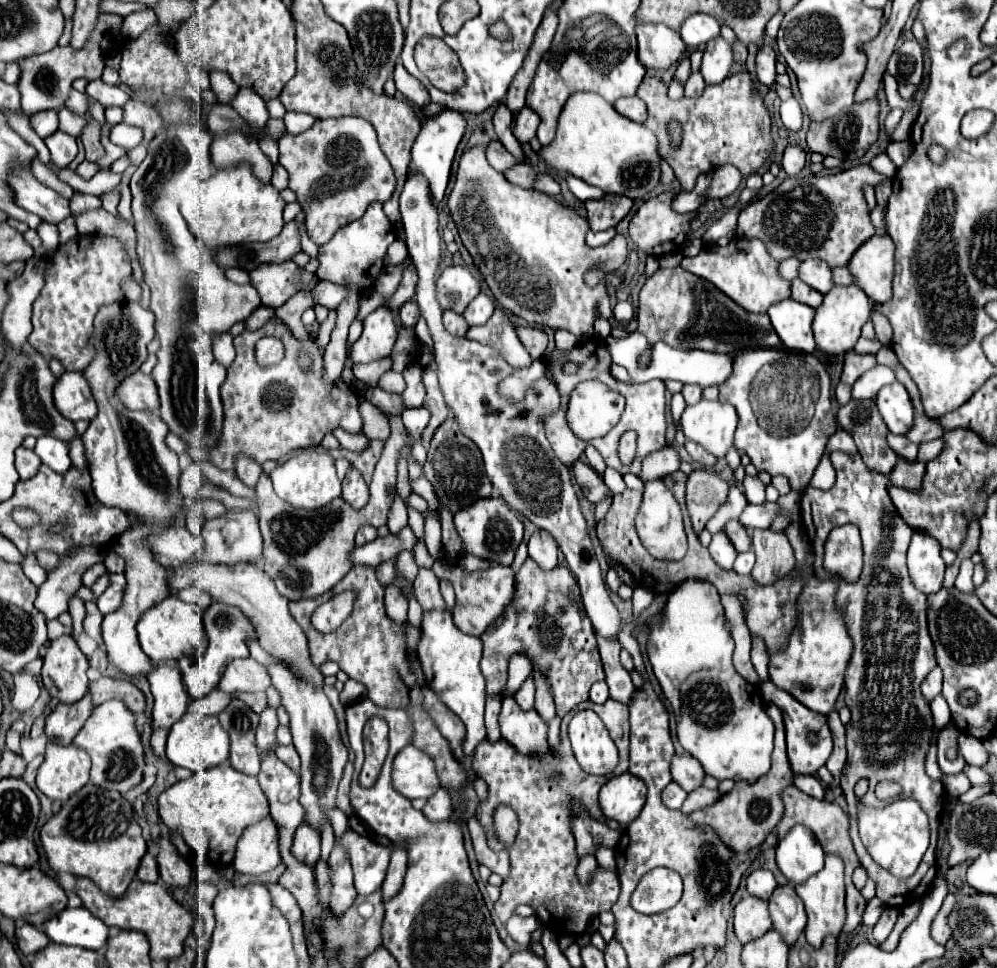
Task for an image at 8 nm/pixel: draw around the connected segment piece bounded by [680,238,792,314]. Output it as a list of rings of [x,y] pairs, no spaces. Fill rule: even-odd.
[[[736,238],[722,247],[718,244],[706,246],[698,256],[684,258],[680,264],[686,272],[692,272],[708,282],[712,282],[718,290],[722,290],[726,296],[730,296],[736,304],[750,312],[766,312],[772,302],[784,300],[790,296],[790,280],[784,280],[778,274],[780,262],[774,260],[762,240],[748,240],[748,238]]]

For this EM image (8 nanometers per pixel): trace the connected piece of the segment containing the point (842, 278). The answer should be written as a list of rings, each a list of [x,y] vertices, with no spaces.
[[[834,268],[834,284],[856,284],[856,278],[850,274],[850,270],[844,268]]]

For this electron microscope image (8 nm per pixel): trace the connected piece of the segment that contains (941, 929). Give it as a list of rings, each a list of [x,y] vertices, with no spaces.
[[[948,894],[946,900],[944,900],[944,904],[942,904],[942,908],[940,908],[940,912],[938,912],[938,916],[936,916],[936,920],[934,920],[932,936],[934,936],[934,940],[938,944],[946,944],[950,940],[950,936],[952,936],[952,928],[948,924],[948,916],[950,916],[954,904],[956,904],[956,896]]]

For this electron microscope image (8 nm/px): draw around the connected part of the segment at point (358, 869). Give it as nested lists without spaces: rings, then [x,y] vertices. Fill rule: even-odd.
[[[346,830],[338,836],[336,844],[348,854],[352,870],[354,870],[354,884],[360,896],[368,896],[376,892],[386,876],[386,866],[390,862],[390,846],[382,846],[356,834],[354,830]]]

